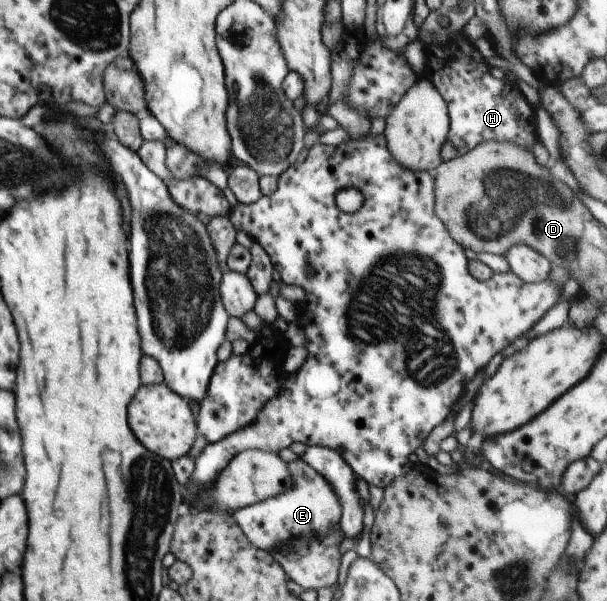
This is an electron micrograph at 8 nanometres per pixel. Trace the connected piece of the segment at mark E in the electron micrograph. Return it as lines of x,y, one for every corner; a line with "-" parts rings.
300,459
287,465
292,477
292,486
289,486
288,490
232,514
248,540
257,549
269,553
294,539
306,540
312,539
313,535
328,535
333,527
339,528
343,513
338,495
319,472

